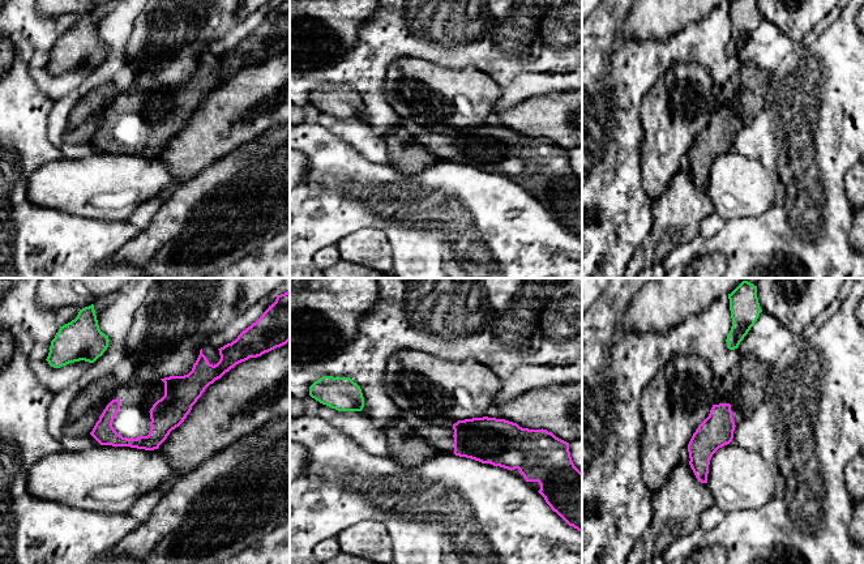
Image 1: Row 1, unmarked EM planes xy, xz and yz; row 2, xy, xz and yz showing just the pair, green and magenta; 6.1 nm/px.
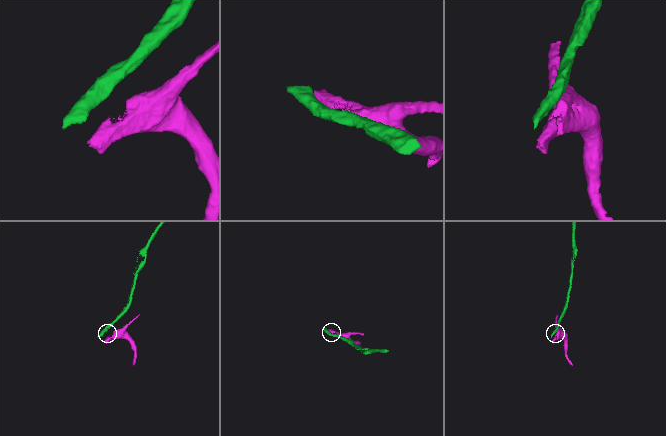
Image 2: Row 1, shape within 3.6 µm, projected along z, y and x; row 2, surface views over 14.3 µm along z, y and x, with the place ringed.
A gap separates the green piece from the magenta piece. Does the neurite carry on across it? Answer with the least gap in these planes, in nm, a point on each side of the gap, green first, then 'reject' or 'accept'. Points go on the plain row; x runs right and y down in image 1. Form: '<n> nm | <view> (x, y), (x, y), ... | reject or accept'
260 nm | xy (93, 69), (112, 107) | reject

